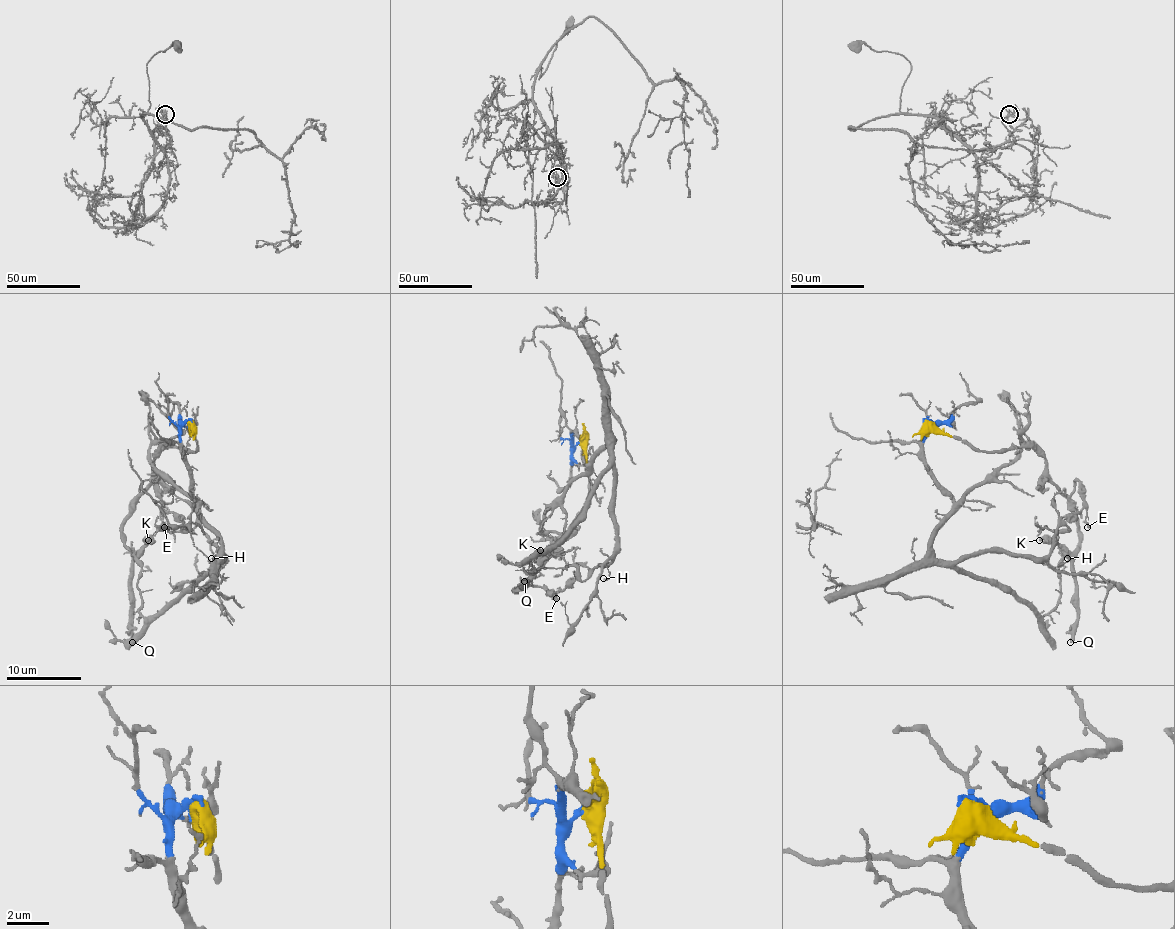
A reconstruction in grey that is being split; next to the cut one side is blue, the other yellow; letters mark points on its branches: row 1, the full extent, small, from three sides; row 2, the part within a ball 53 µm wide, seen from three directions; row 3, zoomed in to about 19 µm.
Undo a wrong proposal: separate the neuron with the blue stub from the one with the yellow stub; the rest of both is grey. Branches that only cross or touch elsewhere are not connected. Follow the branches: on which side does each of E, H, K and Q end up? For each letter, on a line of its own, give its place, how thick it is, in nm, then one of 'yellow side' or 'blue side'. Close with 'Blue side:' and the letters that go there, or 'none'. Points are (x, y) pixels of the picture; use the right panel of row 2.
E: at (1087, 527); 240 nm thick; yellow side
H: at (1067, 558); 150 nm thick; blue side
K: at (1039, 540); 440 nm thick; yellow side
Q: at (1070, 642); 360 nm thick; yellow side
Blue side: H

